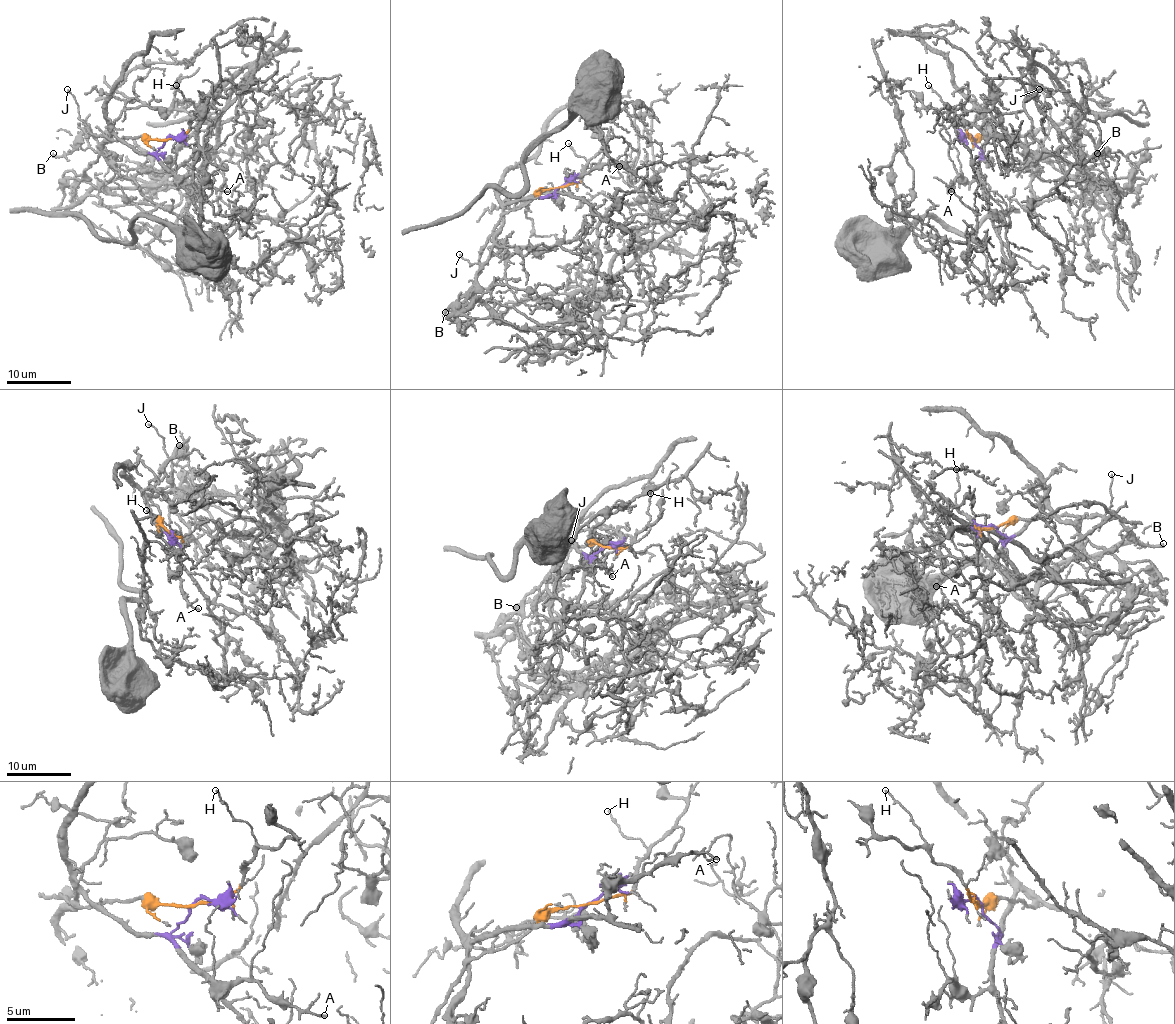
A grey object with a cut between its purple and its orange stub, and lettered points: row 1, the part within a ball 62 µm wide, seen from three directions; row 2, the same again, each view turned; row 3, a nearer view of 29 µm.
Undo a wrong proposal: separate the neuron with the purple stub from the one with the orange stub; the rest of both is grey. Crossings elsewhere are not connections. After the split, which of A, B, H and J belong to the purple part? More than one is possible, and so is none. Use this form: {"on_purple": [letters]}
{"on_purple": ["A"]}

